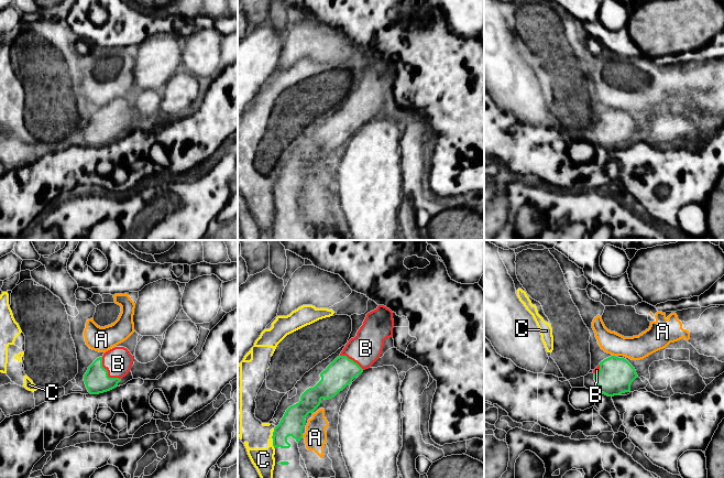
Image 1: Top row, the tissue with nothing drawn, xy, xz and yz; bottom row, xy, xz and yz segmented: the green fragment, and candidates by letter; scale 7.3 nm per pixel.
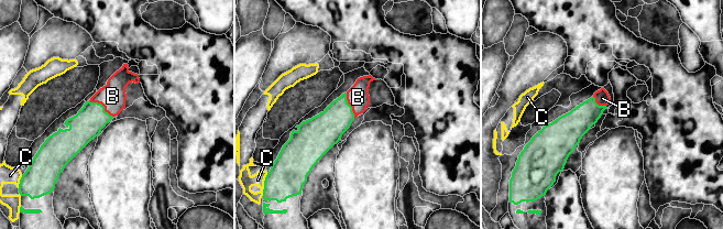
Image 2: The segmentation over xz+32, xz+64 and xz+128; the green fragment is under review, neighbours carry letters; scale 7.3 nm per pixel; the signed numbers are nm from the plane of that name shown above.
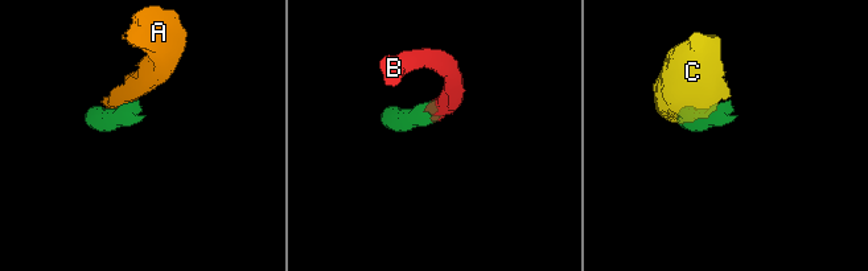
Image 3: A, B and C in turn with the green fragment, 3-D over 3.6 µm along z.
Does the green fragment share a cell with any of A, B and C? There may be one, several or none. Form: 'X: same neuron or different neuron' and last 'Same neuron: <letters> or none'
A: different neuron
B: same neuron
C: different neuron
Same neuron: B

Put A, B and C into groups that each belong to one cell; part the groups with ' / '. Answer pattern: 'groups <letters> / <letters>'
groups A / B / C

